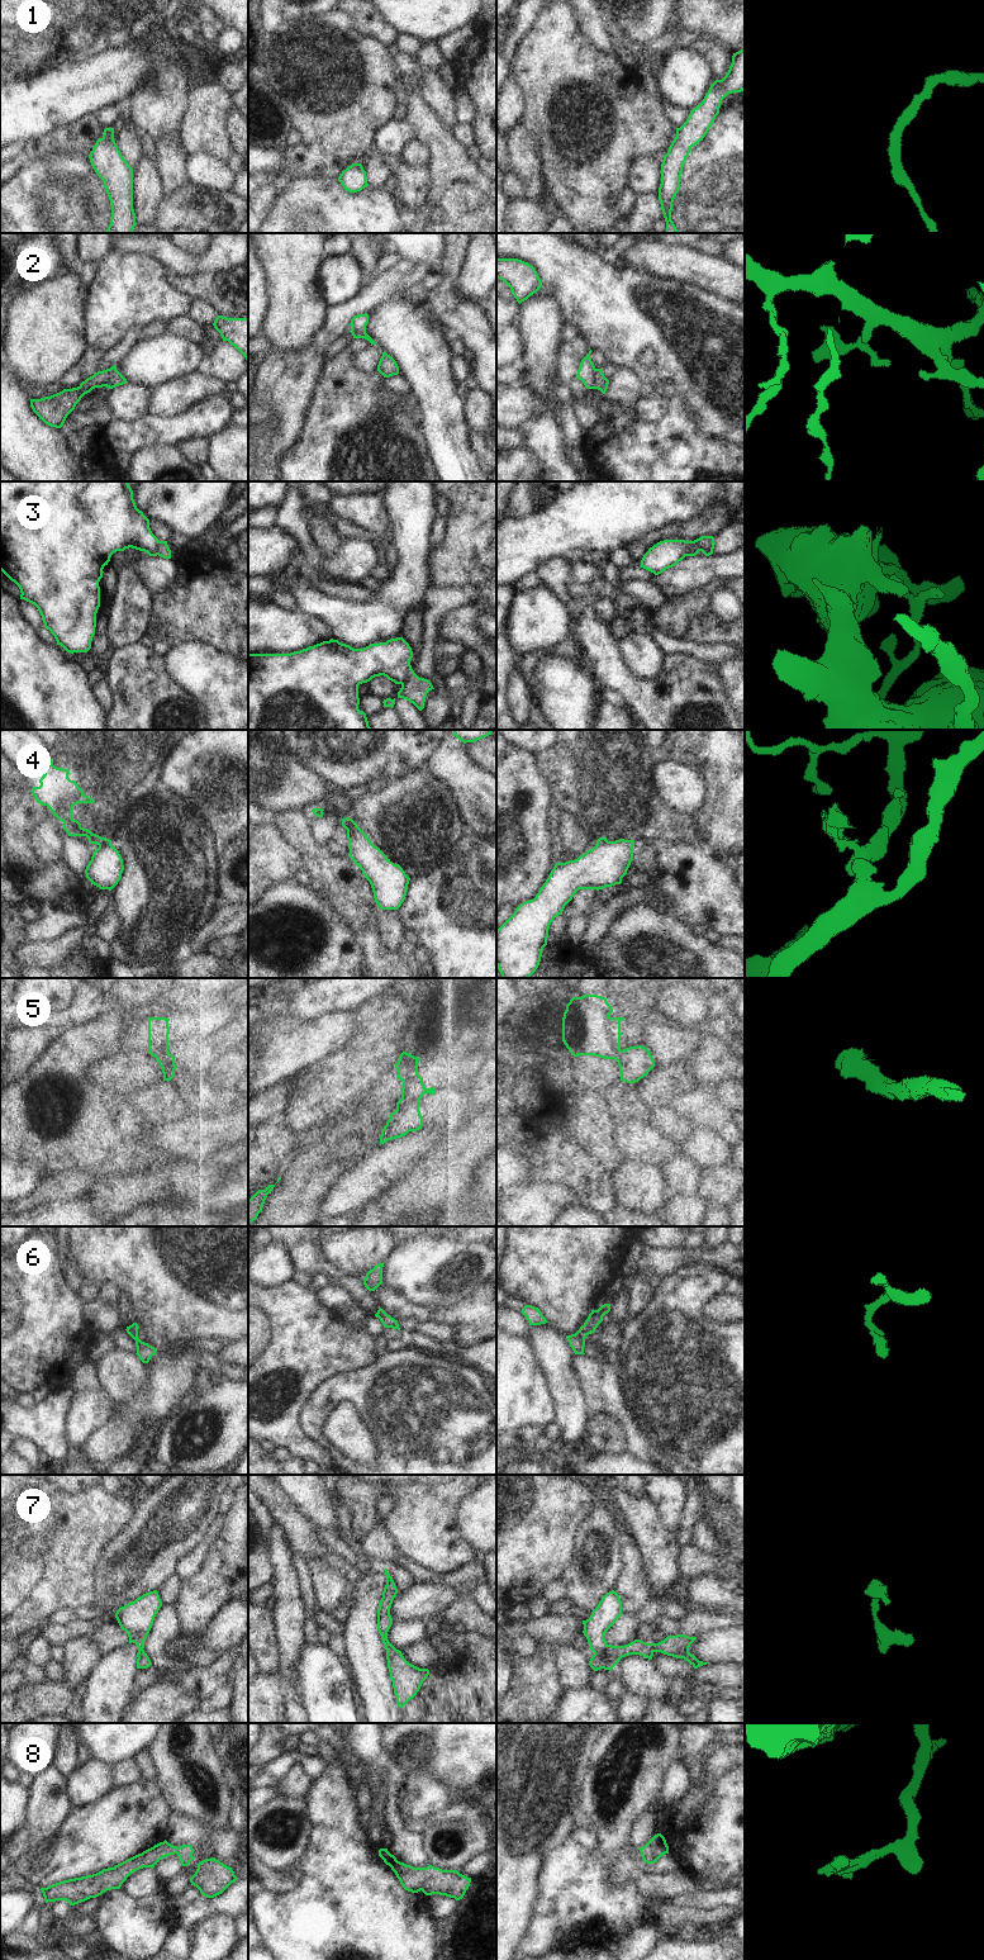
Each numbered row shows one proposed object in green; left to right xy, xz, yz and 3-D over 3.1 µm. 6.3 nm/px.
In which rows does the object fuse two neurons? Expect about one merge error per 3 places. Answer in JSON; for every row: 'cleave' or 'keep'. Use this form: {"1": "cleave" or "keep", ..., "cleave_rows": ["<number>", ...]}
{"1": "keep", "2": "cleave", "3": "cleave", "4": "cleave", "5": "cleave", "6": "keep", "7": "cleave", "8": "keep", "cleave_rows": ["2", "3", "4", "5", "7"]}

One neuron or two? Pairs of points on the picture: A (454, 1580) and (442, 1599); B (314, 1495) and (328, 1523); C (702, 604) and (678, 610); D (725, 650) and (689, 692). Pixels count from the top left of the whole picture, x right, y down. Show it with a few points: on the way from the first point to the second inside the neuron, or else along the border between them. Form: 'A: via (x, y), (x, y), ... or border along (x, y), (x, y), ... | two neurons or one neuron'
A: border along (421, 1581), (451, 1586), (473, 1583) | two neurons
B: via (314, 1501), (323, 1517) | one neuron
C: via (695, 607), (693, 610), (684, 610) | one neuron
D: border along (679, 653), (695, 656), (707, 663) | two neurons

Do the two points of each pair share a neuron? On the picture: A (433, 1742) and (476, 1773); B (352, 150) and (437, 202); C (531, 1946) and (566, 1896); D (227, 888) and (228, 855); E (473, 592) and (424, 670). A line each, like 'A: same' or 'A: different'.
A: same
B: different
C: same
D: same
E: same

